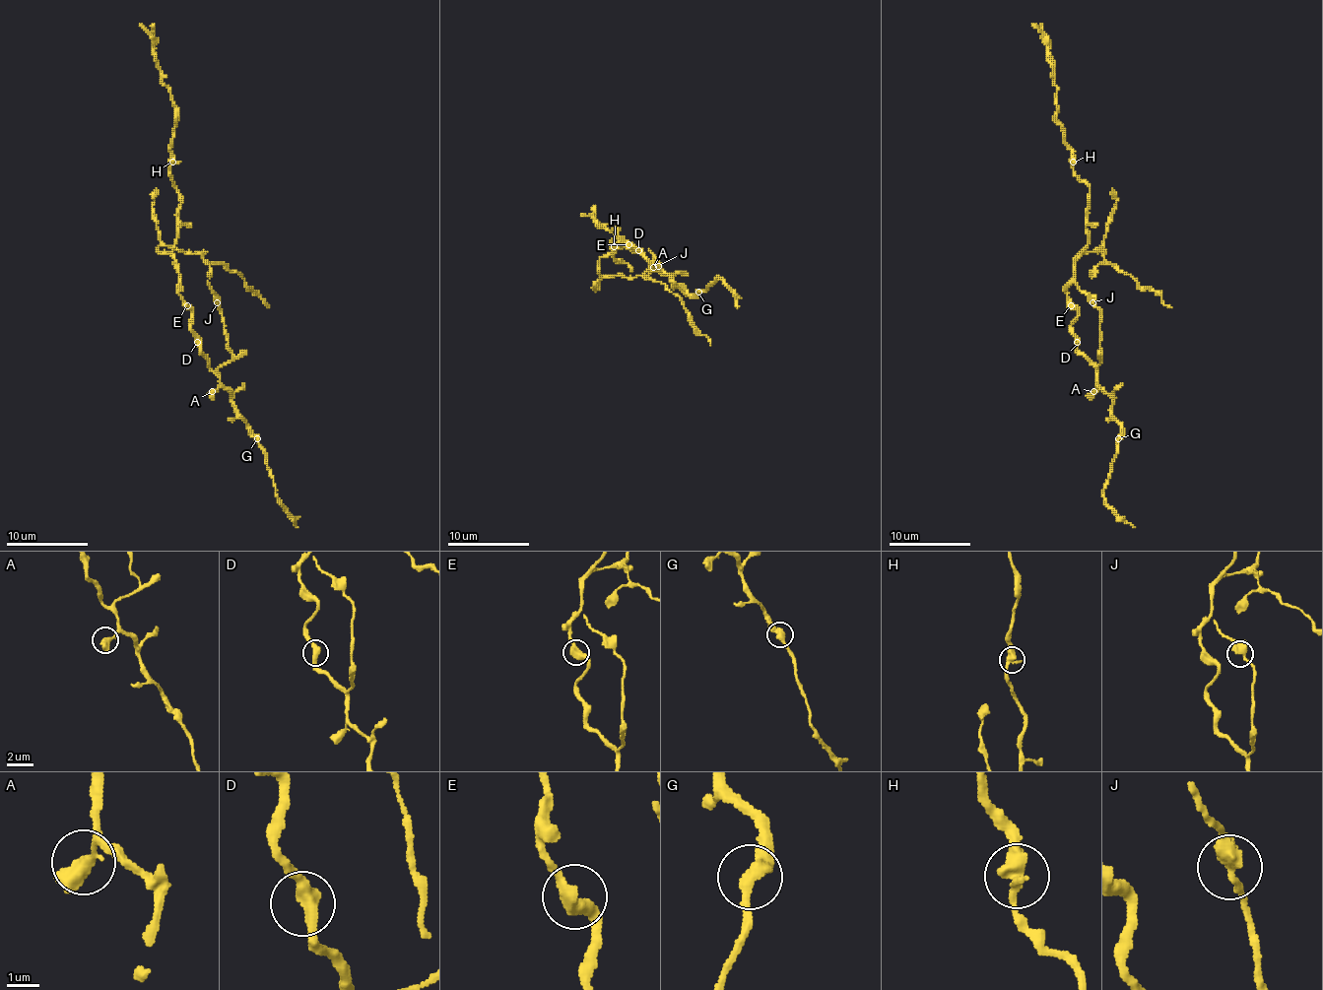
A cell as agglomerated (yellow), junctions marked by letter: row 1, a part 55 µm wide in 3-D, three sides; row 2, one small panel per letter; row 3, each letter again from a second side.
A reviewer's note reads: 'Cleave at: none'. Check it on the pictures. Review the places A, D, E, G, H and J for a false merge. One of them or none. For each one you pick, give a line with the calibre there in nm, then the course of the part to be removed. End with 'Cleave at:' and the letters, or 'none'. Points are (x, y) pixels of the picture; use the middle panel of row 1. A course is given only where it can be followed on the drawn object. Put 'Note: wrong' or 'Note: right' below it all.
Cleave at: none
Note: right

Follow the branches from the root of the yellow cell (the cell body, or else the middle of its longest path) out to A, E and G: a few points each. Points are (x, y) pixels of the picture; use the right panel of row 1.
A: (1067, 293), (1080, 311), (1071, 326), (1077, 340), (1077, 351), (1095, 368), (1093, 391)
E: (1067, 293), (1071, 305)
G: (1067, 293), (1080, 311), (1071, 326), (1077, 351), (1112, 400), (1118, 438)

